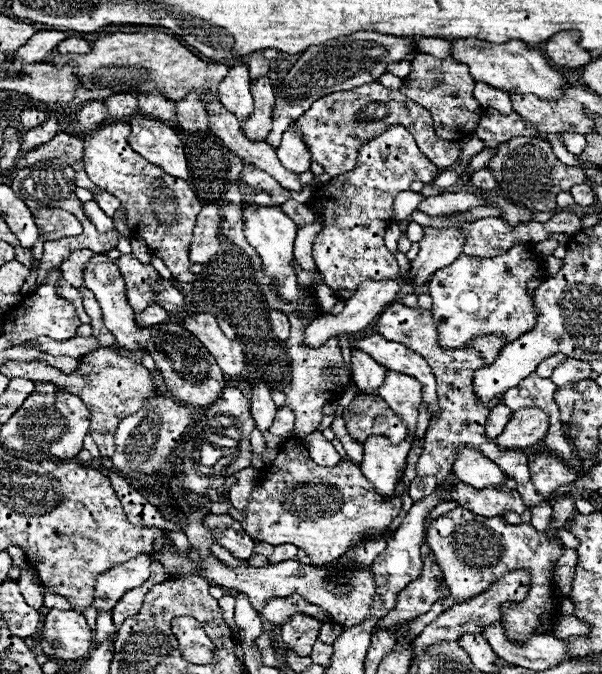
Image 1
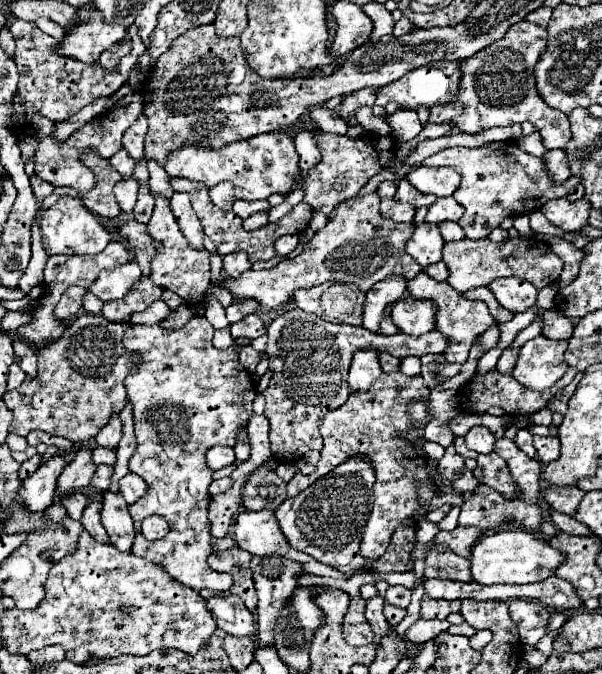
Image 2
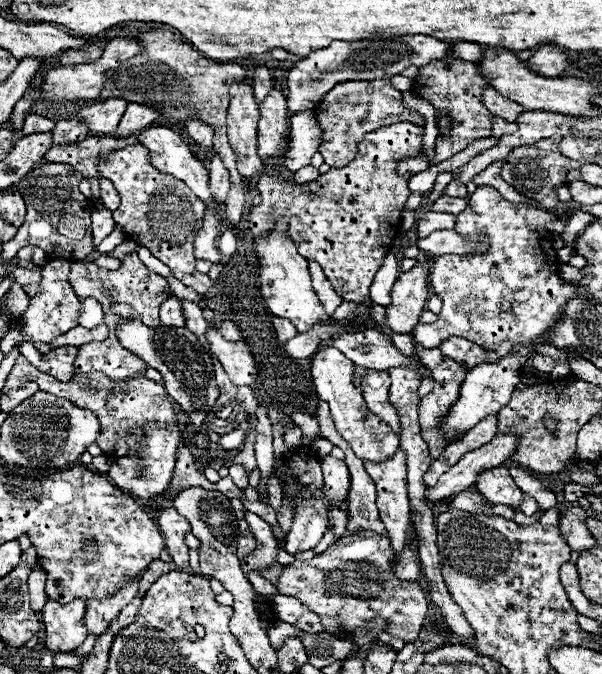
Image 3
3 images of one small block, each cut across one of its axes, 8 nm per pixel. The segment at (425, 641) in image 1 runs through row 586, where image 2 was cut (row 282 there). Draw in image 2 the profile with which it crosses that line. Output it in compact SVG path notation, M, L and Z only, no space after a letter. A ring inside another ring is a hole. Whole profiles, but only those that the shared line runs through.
M498 278L490 282L490 292L498 304L510 312L524 312L536 304L536 288L522 278Z

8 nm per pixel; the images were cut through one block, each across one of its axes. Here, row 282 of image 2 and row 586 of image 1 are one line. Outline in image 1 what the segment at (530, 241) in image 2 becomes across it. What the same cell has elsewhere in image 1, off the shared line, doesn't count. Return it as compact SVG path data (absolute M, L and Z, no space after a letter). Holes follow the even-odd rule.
M458 506L428 524L426 544L436 554L436 560L444 572L444 580L450 588L450 596L454 596L458 602L480 596L482 592L486 592L486 588L490 588L490 584L494 584L494 580L498 580L498 576L510 570L530 570L532 588L526 600L520 604L506 604L502 608L502 624L506 632L510 632L510 636L514 636L516 640L538 634L536 626L540 616L544 612L552 612L558 602L552 584L552 560L558 560L562 556L564 546L558 538L556 542L550 542L546 532L536 532L530 524L506 524L502 518L474 516L466 508Z

